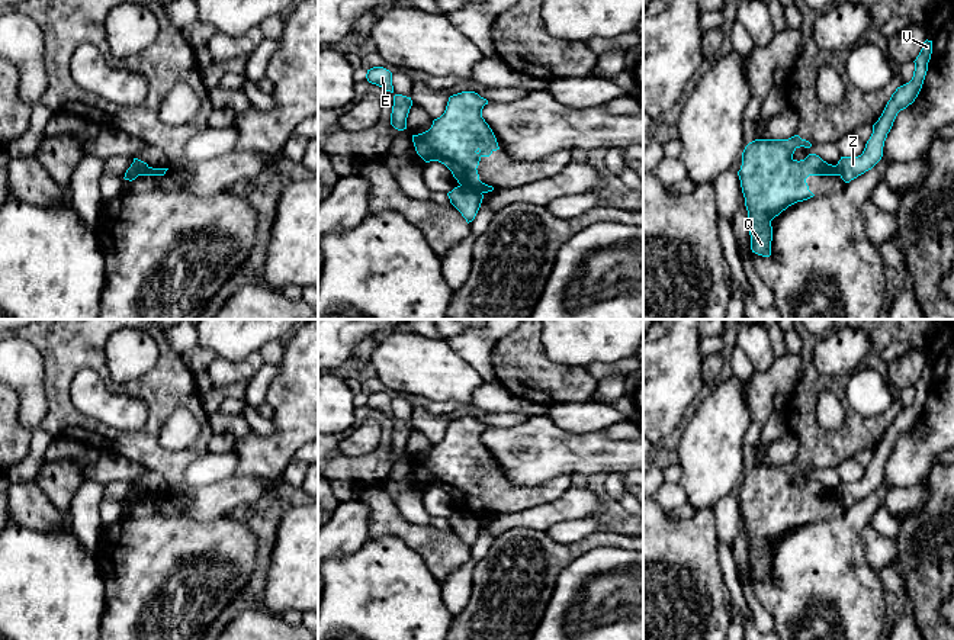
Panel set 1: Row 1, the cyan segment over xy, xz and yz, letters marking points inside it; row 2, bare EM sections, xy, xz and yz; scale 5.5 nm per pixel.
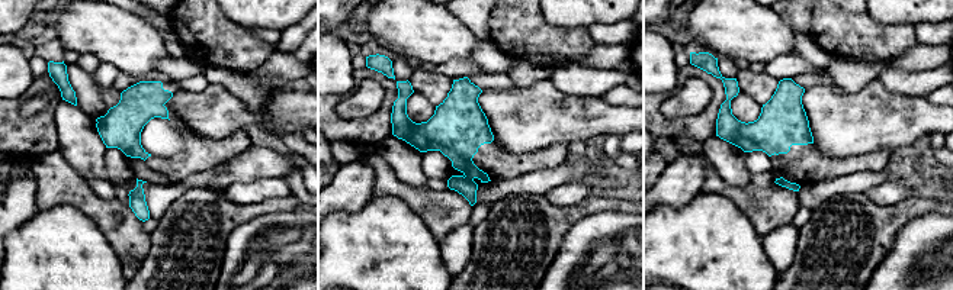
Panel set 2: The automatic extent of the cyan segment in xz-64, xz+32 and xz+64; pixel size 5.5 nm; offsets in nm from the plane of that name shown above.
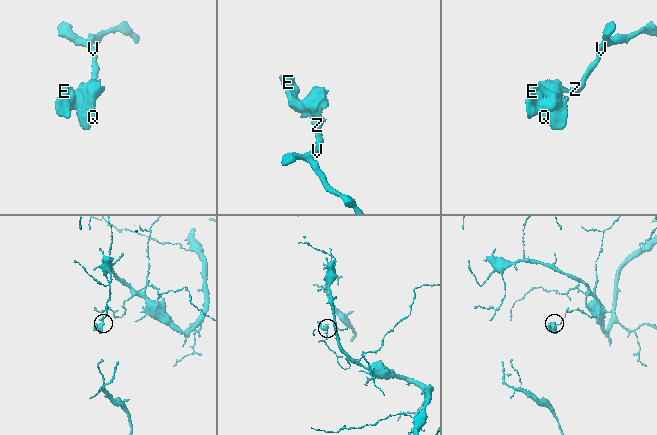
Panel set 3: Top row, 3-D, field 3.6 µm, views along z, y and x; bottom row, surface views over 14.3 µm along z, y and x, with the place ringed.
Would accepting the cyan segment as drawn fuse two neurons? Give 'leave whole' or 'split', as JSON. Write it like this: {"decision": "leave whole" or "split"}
{"decision": "split"}

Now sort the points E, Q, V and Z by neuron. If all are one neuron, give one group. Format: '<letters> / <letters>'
E Q / V Z

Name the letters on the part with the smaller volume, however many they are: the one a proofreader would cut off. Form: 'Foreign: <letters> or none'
Foreign: E, Q

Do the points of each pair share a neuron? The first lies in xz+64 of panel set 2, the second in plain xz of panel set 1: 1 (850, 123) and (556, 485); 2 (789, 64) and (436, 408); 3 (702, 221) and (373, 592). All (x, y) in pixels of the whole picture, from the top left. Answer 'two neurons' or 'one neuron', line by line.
1: two neurons
2: one neuron
3: one neuron

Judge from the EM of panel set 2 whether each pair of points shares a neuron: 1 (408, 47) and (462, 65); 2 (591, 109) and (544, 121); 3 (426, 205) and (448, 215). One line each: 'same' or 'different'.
1: different
2: same
3: same

